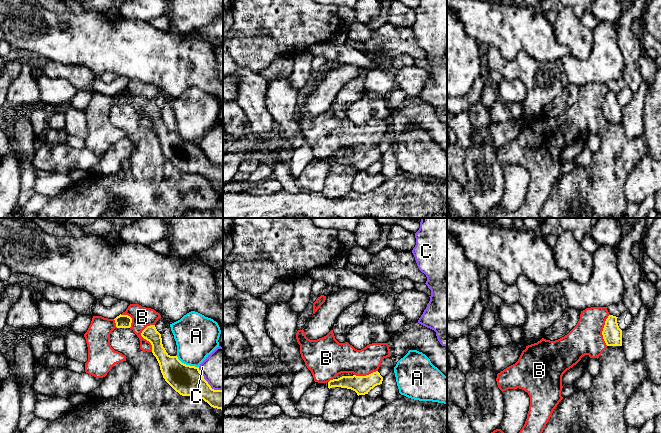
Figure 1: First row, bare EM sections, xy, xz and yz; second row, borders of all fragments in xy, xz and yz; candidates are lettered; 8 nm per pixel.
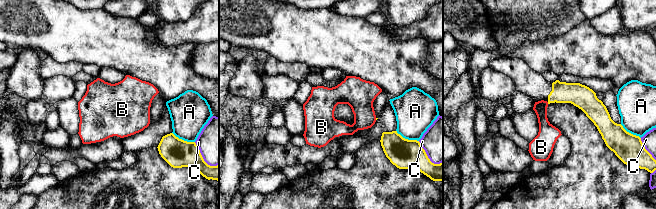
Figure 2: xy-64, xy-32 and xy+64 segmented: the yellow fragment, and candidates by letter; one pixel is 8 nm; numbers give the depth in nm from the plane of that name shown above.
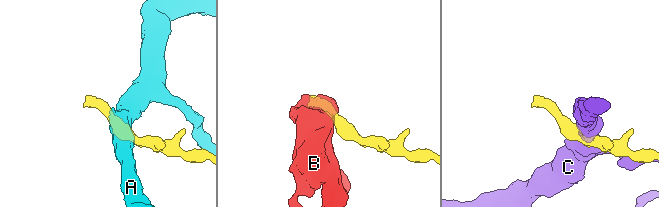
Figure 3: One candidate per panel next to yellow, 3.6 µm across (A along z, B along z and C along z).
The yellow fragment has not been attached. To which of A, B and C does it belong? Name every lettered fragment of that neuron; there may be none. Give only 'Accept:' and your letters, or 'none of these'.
Accept: none of these

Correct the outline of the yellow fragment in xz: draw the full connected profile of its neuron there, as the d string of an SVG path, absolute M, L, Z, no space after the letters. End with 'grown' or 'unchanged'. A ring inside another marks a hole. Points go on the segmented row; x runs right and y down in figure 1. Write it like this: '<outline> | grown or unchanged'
M378 371L366 376L342 376L338 379L330 380L327 383L314 382L310 388L324 385L329 389L332 387L347 388L355 391L357 395L365 395L375 386L382 384L383 377Z | grown

